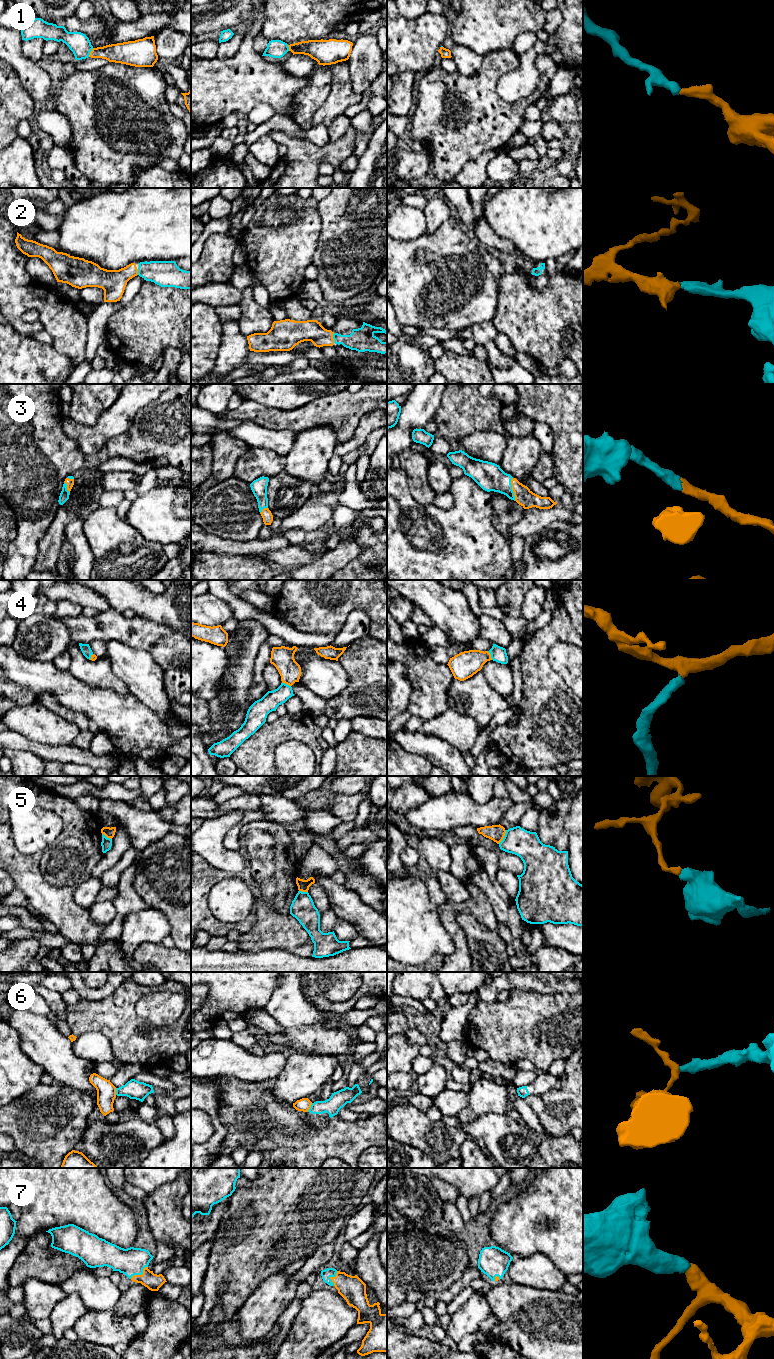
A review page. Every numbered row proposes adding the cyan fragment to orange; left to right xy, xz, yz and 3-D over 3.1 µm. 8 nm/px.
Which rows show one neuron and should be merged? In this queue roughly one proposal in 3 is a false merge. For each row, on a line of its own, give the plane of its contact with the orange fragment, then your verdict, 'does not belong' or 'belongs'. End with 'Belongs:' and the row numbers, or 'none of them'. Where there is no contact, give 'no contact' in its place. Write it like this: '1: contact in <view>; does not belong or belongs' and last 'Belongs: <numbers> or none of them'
1: contact in xy; belongs
2: contact in xz; belongs
3: contact in yz; belongs
4: contact in xz; belongs
5: contact in yz; does not belong
6: contact in xz; does not belong
7: contact in xy; belongs
Belongs: 1, 2, 3, 4, 7

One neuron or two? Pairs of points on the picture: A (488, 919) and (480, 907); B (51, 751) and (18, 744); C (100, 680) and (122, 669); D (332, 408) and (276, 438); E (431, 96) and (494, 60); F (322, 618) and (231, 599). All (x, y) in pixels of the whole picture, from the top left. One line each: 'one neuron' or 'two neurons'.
A: one neuron
B: one neuron
C: two neurons
D: two neurons
E: one neuron
F: two neurons

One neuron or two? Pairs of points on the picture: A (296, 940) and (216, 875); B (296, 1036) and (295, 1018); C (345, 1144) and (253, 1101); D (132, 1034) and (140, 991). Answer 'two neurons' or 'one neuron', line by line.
A: two neurons
B: two neurons
C: one neuron
D: one neuron

